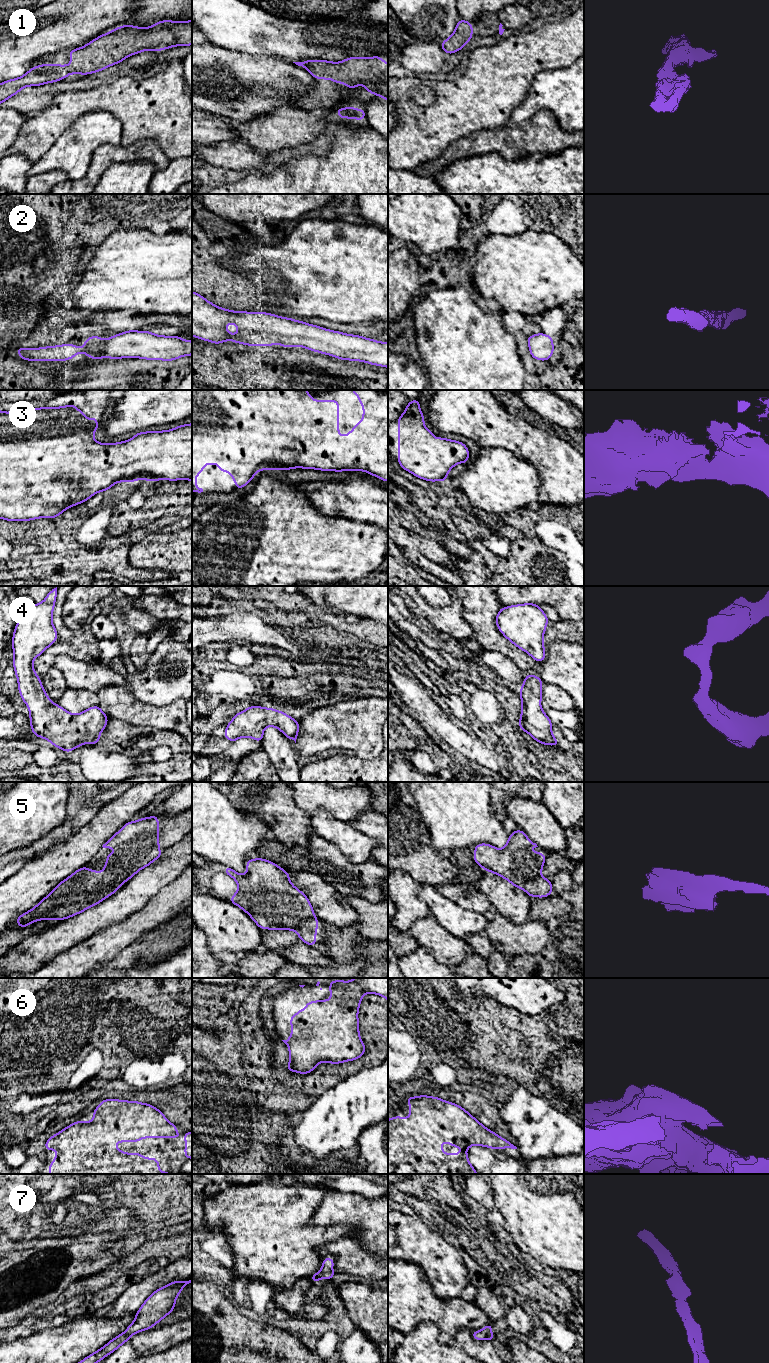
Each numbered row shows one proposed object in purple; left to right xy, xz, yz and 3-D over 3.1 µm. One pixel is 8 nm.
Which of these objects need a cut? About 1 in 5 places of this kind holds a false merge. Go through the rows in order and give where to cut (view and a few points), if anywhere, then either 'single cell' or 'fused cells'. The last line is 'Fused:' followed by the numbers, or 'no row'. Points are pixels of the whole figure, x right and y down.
1: no cut | single cell
2: no cut | single cell
3: no cut | single cell
4: no cut | single cell
5: xz (314, 916), (306, 919), (295, 931) | fused cells
6: no cut | single cell
7: no cut | single cell
Fused: 5

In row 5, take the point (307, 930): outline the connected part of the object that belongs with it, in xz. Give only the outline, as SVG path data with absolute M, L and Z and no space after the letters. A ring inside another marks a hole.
M313 917L305 920L295 932L304 943L315 946L317 929L318 918Z

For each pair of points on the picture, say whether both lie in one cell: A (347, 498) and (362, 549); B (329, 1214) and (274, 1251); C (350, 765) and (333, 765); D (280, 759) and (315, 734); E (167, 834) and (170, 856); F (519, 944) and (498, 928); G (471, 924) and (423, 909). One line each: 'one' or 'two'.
A: two
B: two
C: one
D: two
E: two
F: one
G: two

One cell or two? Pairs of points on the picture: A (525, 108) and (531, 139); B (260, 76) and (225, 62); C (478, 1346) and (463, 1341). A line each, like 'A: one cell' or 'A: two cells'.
A: two cells
B: one cell
C: one cell

